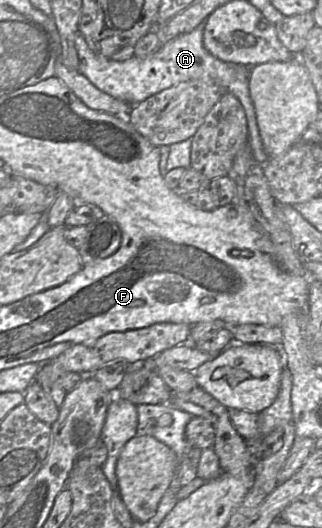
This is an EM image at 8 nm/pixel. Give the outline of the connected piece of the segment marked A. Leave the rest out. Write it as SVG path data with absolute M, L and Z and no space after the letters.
M204 23L189 33L175 37L163 44L156 52L145 56L116 61L95 55L80 36L78 72L84 75L100 91L134 106L164 89L181 82L200 80L218 84L233 93L241 102L247 119L247 144L254 159L260 164L268 160L257 126L256 114L249 93L249 73L247 66L221 61L210 54L203 45Z

